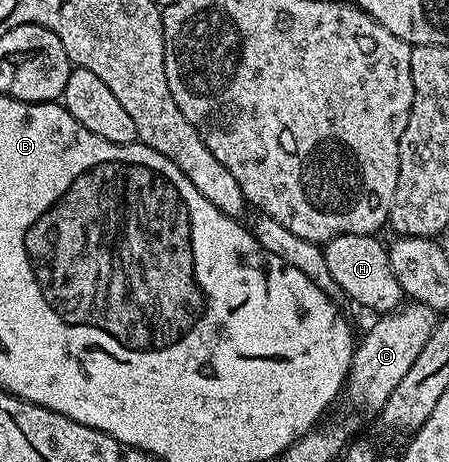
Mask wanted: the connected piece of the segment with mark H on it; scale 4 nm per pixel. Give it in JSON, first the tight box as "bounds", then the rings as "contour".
{"bounds":[324,234,404,314],"contour":[[[344,234],[332,238],[324,245],[326,261],[328,262],[328,270],[332,274],[332,278],[336,278],[336,286],[340,286],[343,297],[355,300],[358,304],[363,304],[366,308],[371,308],[374,314],[385,314],[395,311],[402,307],[404,303],[404,293],[400,282],[396,282],[396,274],[392,274],[392,262],[390,261],[390,253],[387,245],[378,241],[377,235],[361,236],[360,234]]]}

